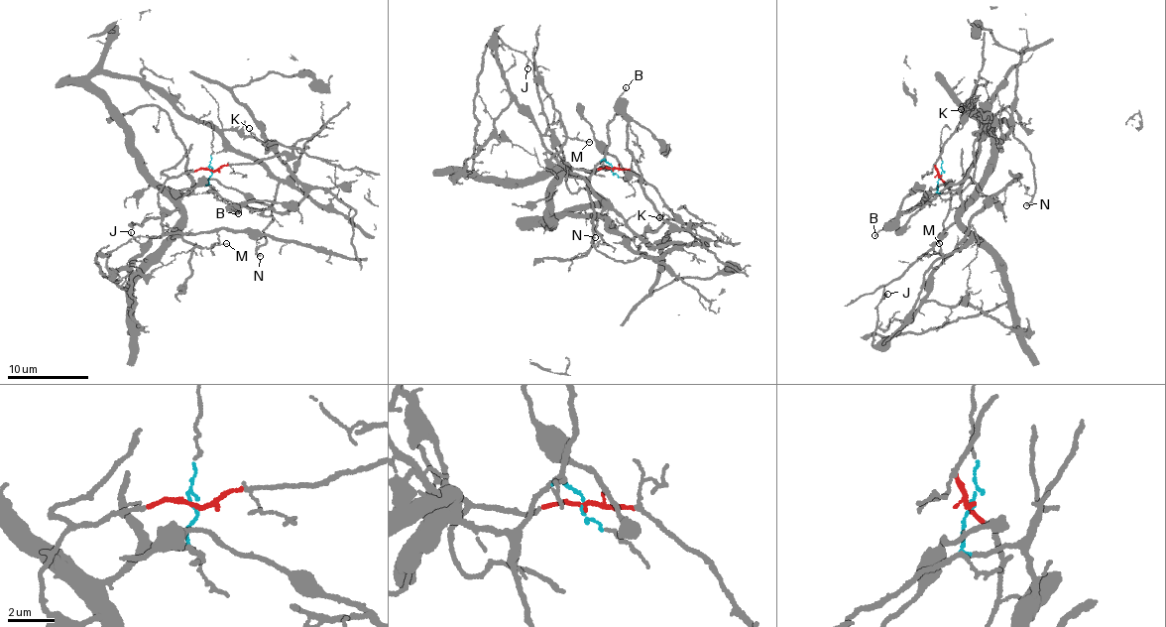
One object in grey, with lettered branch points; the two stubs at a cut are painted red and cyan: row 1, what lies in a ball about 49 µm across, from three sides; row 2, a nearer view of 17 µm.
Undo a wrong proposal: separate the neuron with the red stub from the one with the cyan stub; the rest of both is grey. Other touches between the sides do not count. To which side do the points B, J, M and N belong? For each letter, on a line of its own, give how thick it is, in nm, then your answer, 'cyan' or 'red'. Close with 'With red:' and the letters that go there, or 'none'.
B: 90 nm | cyan
J: 110 nm | red
M: 90 nm | cyan
N: 150 nm | cyan
With red: J

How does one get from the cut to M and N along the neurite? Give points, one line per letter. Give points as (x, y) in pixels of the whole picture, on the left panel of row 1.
M: (211, 171), (207, 185), (194, 187), (180, 196), (181, 237), (203, 247), (227, 244)
N: (211, 171), (207, 185), (175, 196), (149, 174), (126, 120), (91, 78), (142, 78), (278, 182), (260, 256)

